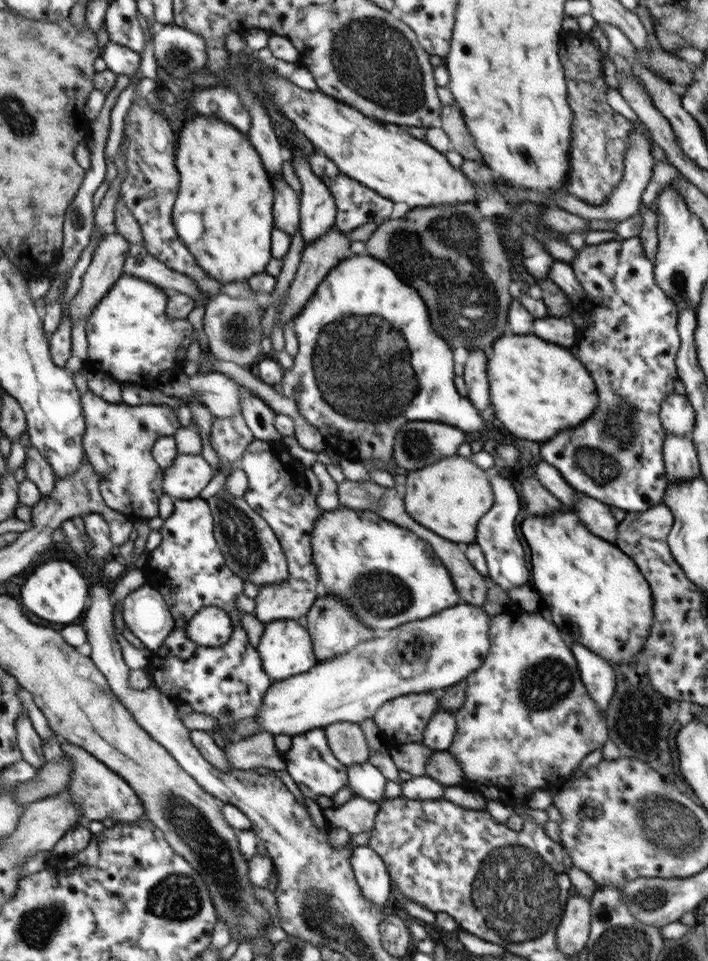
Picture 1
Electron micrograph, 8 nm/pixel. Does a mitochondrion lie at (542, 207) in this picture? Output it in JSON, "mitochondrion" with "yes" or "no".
{"mitochondrion":"no"}

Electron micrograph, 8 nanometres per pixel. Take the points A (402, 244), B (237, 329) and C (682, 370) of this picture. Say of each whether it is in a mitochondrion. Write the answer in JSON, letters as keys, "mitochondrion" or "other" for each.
{"A":"mitochondrion","B":"mitochondrion","C":"other"}

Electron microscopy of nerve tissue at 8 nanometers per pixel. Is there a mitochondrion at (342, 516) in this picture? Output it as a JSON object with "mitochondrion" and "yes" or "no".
{"mitochondrion":"no"}

